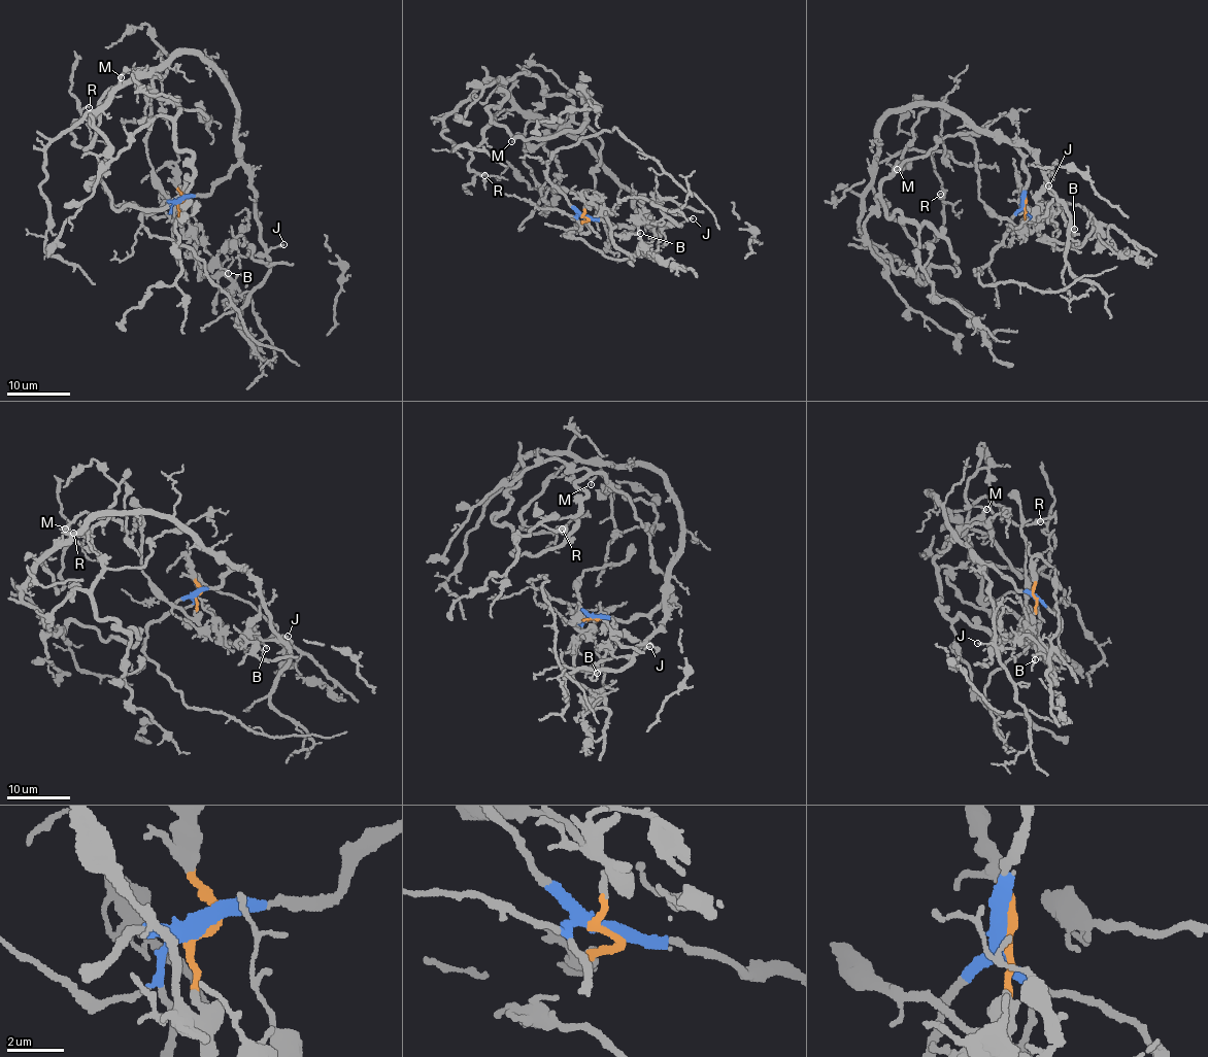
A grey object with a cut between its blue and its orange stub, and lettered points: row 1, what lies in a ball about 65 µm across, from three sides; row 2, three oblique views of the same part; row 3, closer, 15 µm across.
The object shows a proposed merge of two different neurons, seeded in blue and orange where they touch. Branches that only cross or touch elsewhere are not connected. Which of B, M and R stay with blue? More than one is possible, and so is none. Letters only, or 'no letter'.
M, R

